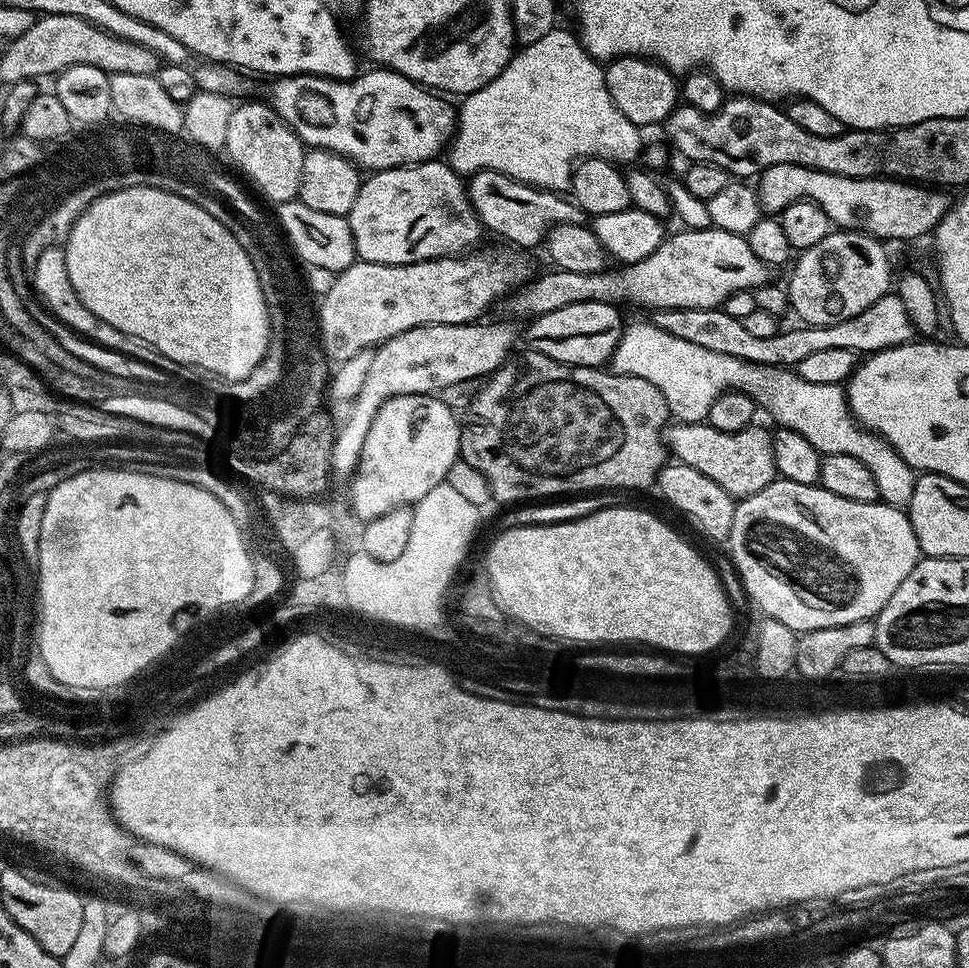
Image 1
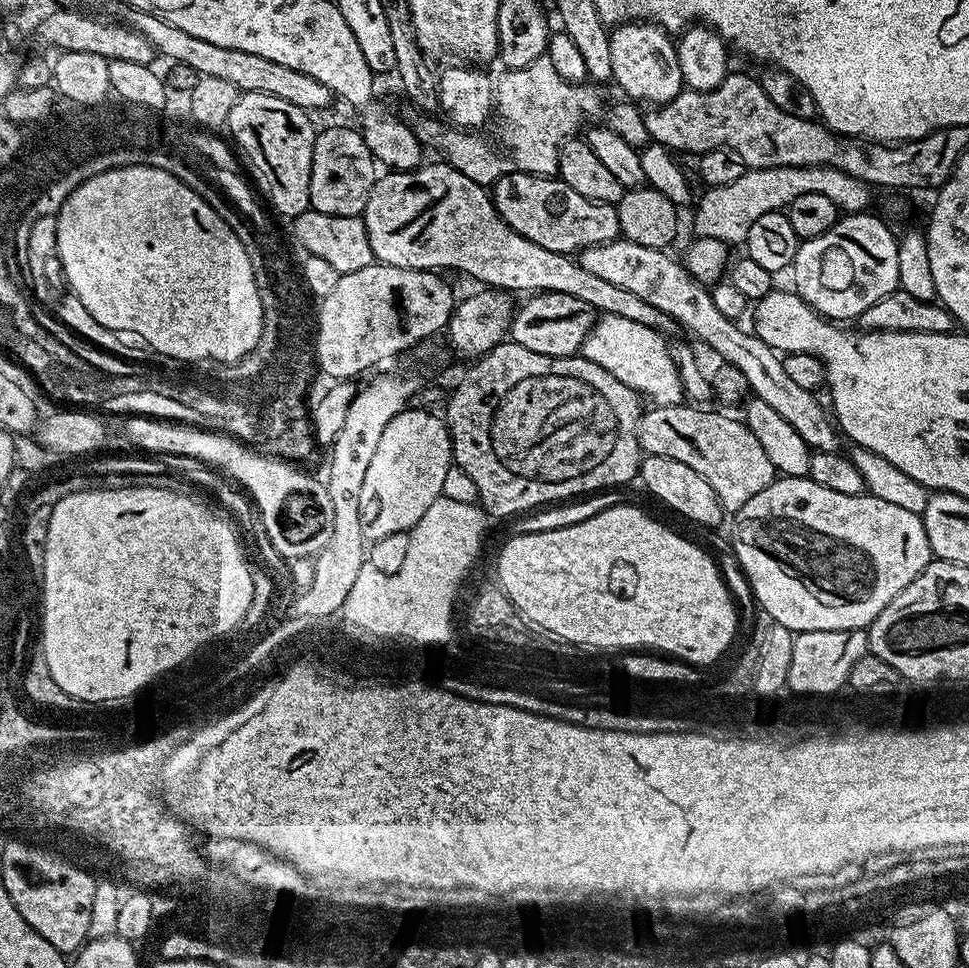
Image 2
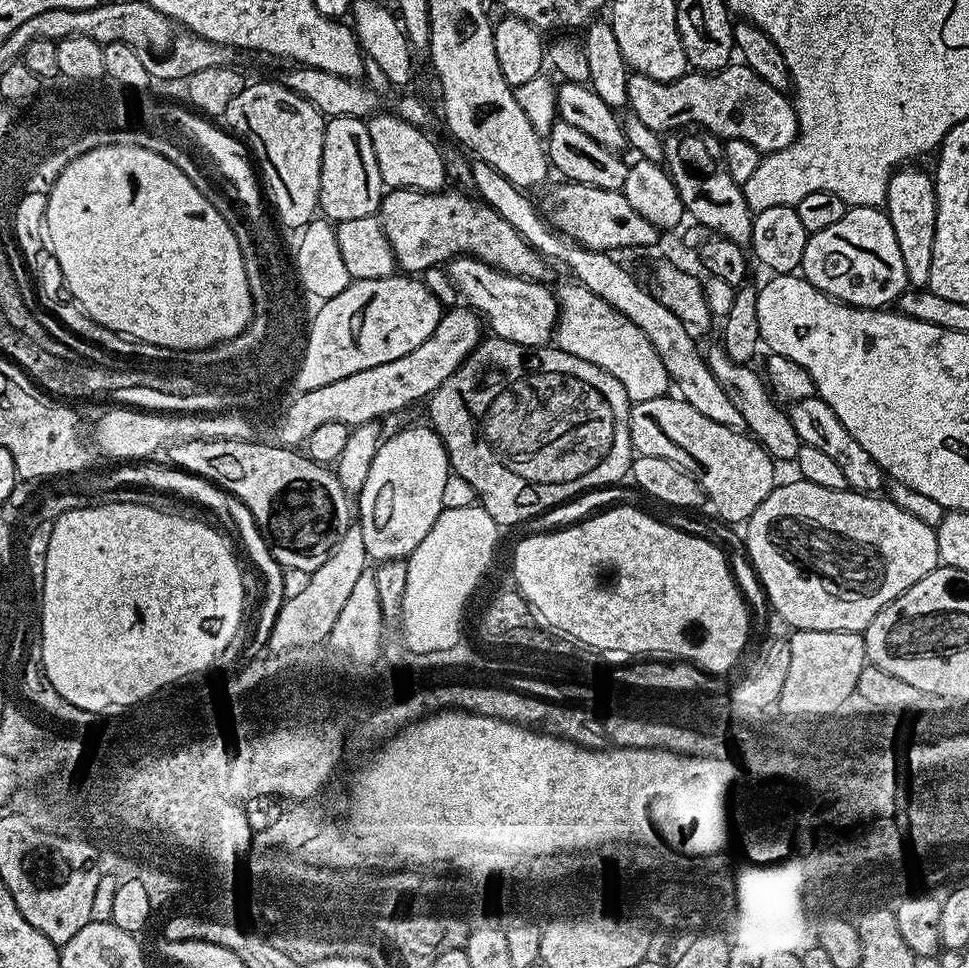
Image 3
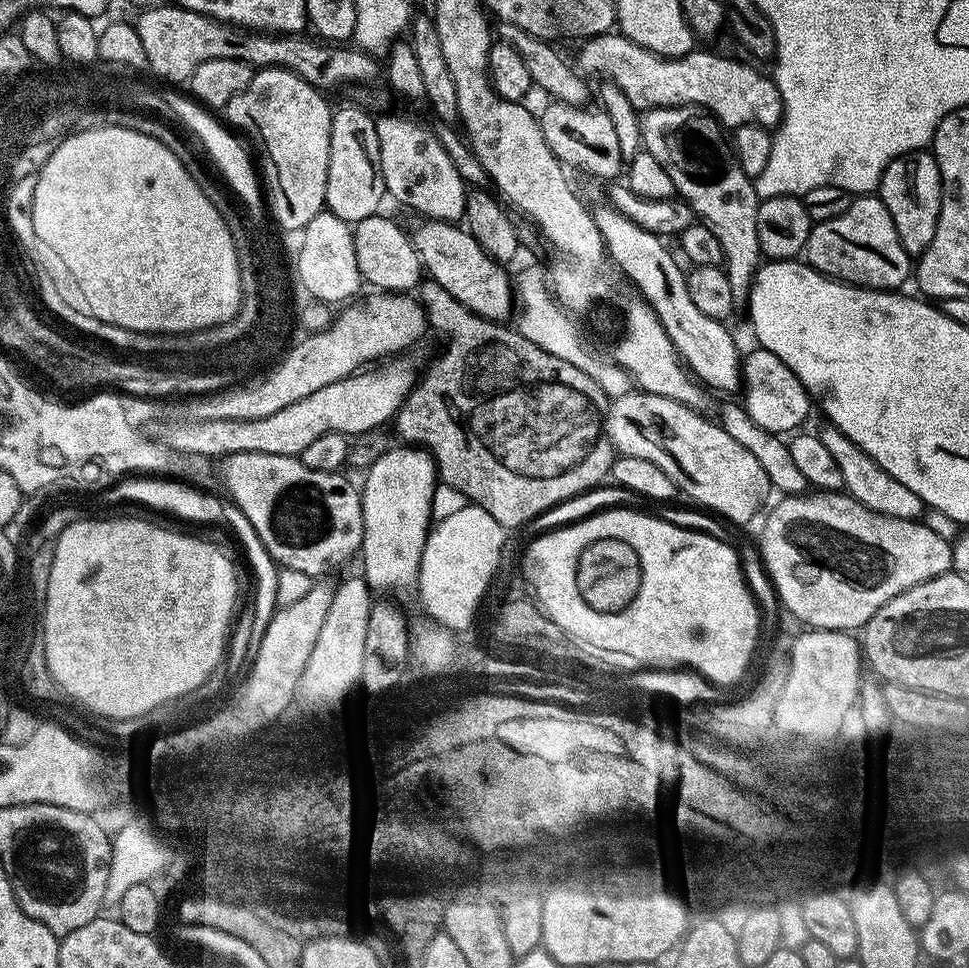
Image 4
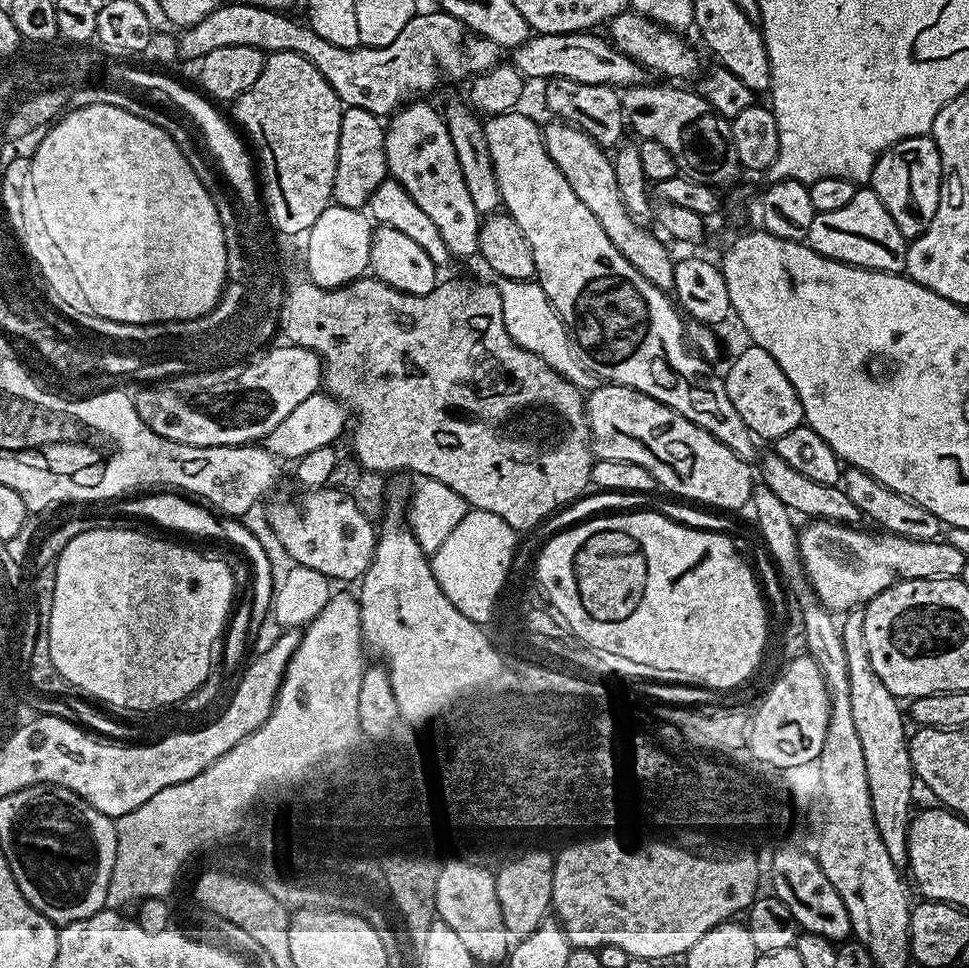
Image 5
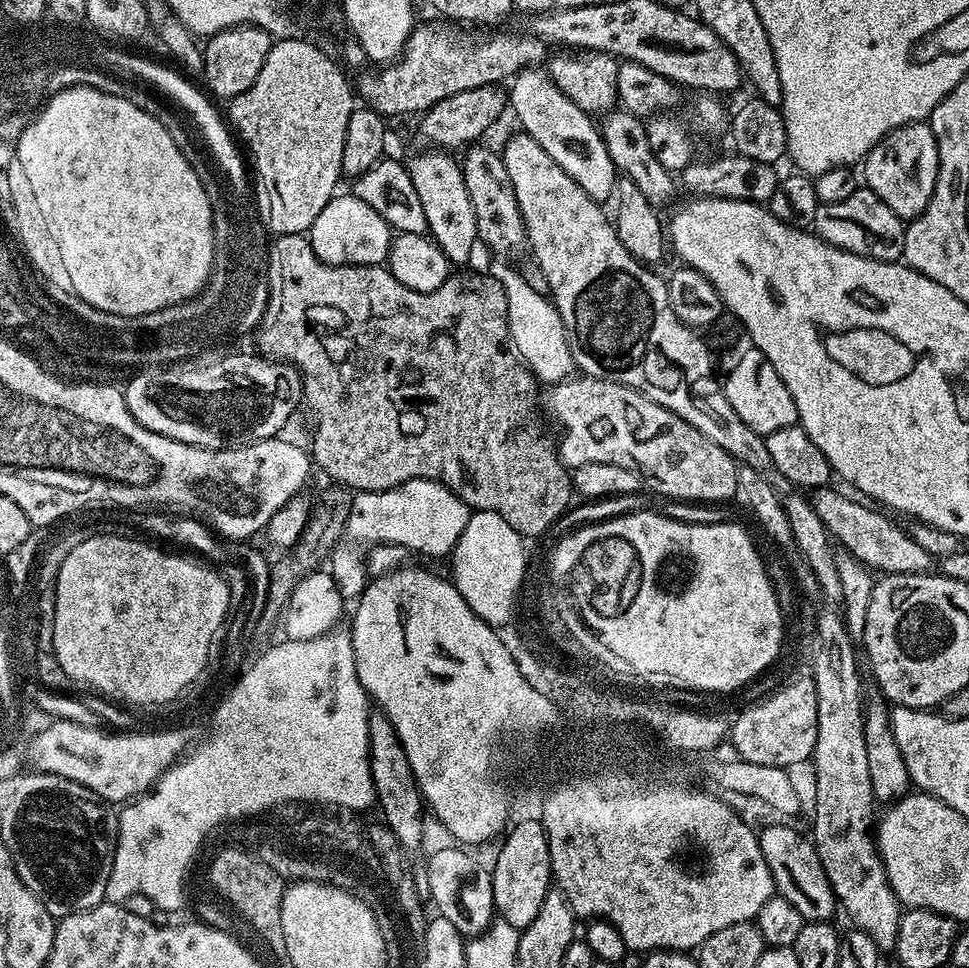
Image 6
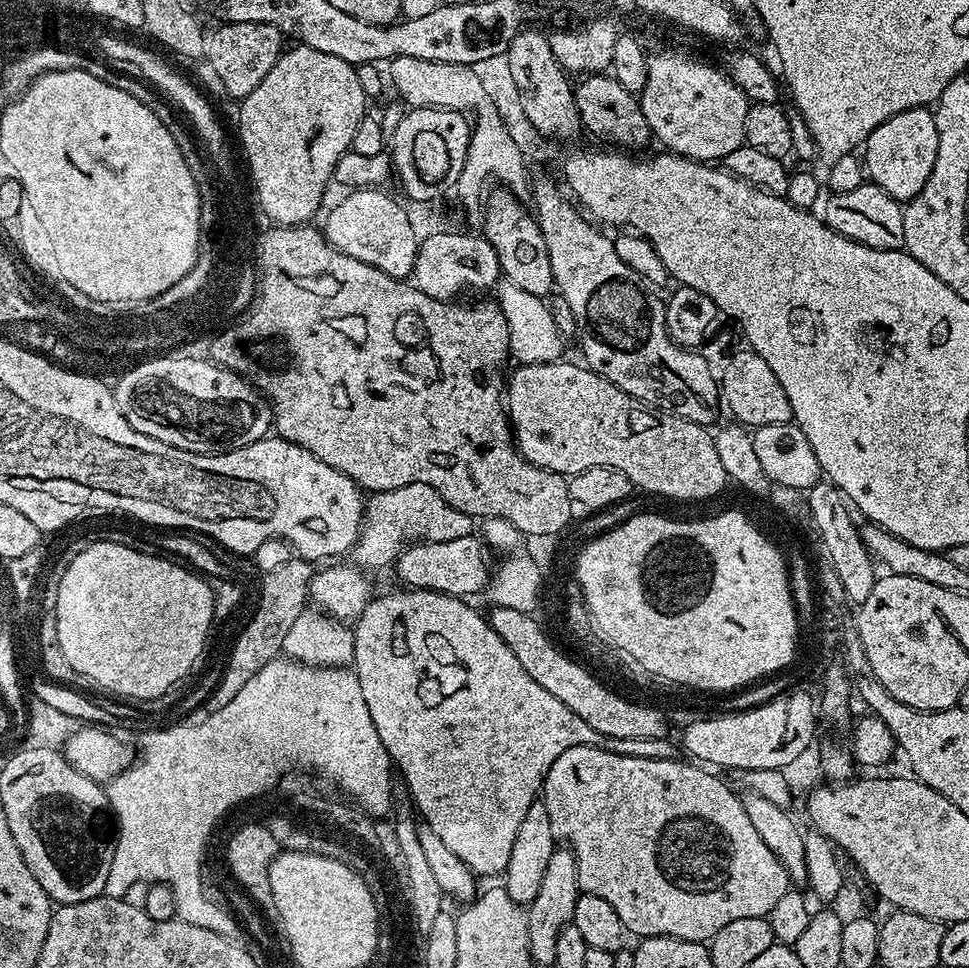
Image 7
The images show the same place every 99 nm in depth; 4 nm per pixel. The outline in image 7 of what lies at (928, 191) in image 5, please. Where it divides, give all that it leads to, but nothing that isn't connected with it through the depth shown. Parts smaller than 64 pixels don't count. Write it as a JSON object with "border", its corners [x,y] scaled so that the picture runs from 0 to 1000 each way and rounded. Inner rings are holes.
{"border":[[[957,111],[931,114],[931,118],[914,122],[914,126],[903,132],[890,150],[895,185],[930,209],[943,206],[951,192],[956,192],[967,159],[968,130],[965,119]]]}

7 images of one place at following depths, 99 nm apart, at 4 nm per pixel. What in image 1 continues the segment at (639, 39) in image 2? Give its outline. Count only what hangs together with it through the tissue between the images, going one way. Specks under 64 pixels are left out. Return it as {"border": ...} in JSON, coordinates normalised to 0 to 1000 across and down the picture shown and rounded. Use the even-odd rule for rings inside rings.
{"border":[[[639,58],[623,70],[625,91],[634,107],[654,130],[668,134],[672,128],[684,129],[700,111],[700,83],[688,70],[664,58]]]}

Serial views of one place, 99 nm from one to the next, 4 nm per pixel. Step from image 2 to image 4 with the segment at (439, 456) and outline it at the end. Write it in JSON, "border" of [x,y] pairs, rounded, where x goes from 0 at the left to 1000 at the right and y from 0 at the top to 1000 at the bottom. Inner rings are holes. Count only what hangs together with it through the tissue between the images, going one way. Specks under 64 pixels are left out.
{"border":[[[406,461],[378,485],[380,492],[374,499],[376,518],[376,558],[372,570],[376,574],[374,594],[380,600],[381,608],[392,614],[417,612],[430,602],[433,594],[433,577],[438,561],[444,556],[444,542],[447,540],[446,515],[452,501],[450,477],[433,461]]]}

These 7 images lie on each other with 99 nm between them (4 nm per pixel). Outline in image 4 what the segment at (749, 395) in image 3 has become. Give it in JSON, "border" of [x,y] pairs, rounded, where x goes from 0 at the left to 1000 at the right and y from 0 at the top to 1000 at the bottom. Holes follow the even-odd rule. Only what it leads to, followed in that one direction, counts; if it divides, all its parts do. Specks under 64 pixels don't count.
{"border":[[[631,210],[612,214],[610,220],[613,233],[617,233],[623,247],[627,268],[677,321],[691,353],[696,353],[698,365],[710,377],[714,387],[736,406],[763,406],[766,401],[766,364],[760,361],[760,351],[751,344],[752,336],[748,332],[733,329],[716,316],[707,278],[702,278],[703,270],[693,265],[692,258],[685,253],[688,251],[671,238],[658,233],[658,229],[650,229],[650,225]]]}

